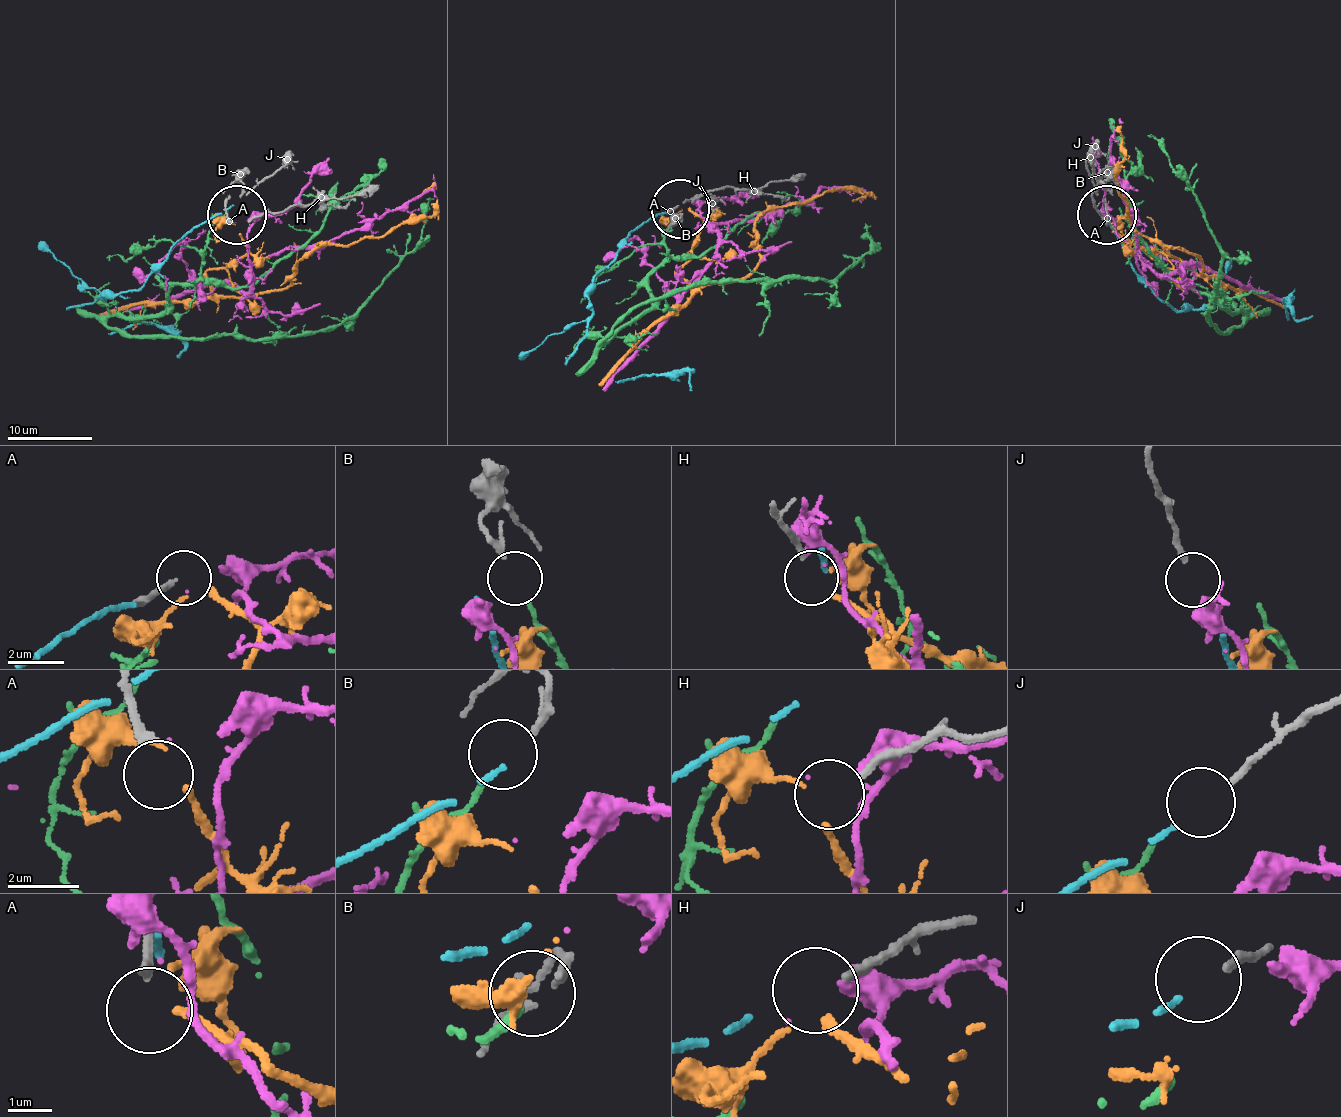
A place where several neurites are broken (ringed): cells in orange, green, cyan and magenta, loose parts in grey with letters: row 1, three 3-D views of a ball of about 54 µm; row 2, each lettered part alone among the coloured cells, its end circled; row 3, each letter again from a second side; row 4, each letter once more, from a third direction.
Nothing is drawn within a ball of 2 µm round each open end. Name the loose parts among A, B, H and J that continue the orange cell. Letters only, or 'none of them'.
H

